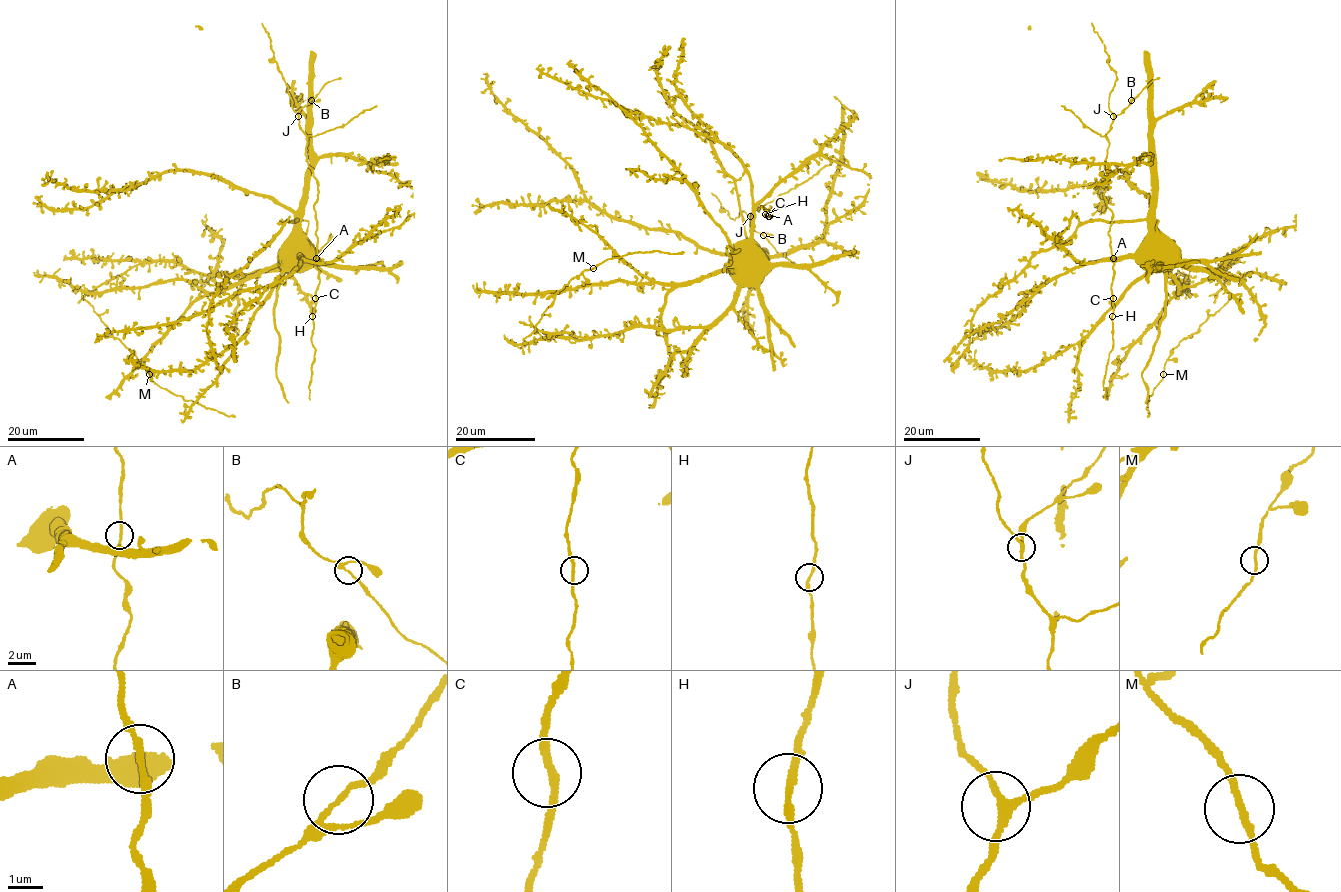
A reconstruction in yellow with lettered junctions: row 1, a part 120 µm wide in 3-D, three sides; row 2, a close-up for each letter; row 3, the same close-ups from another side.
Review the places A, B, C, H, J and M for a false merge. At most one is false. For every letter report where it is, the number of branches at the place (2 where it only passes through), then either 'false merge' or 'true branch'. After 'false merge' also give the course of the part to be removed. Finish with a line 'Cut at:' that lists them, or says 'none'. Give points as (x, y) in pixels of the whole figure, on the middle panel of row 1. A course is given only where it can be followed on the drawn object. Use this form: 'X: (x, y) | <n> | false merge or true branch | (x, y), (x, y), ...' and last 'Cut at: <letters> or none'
A: (769, 216) | 2 | true branch
B: (763, 235) | 2 | true branch
C: (768, 216) | 2 | true branch
H: (765, 214) | 2 | true branch
J: (750, 216) | 3 | true branch
M: (593, 268) | 2 | true branch
Cut at: none

